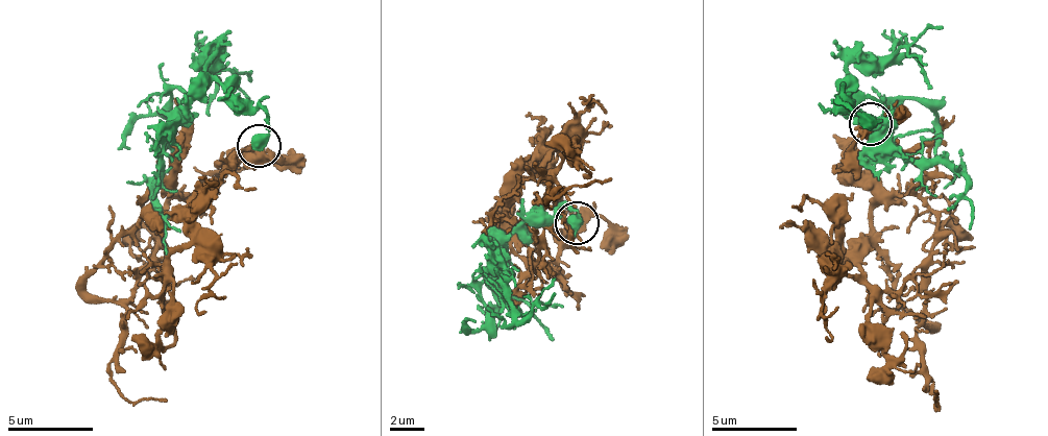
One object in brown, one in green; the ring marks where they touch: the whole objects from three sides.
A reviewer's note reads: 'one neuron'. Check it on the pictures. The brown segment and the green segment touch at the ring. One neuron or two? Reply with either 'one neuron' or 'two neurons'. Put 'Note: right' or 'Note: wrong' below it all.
one neuron
Note: right

